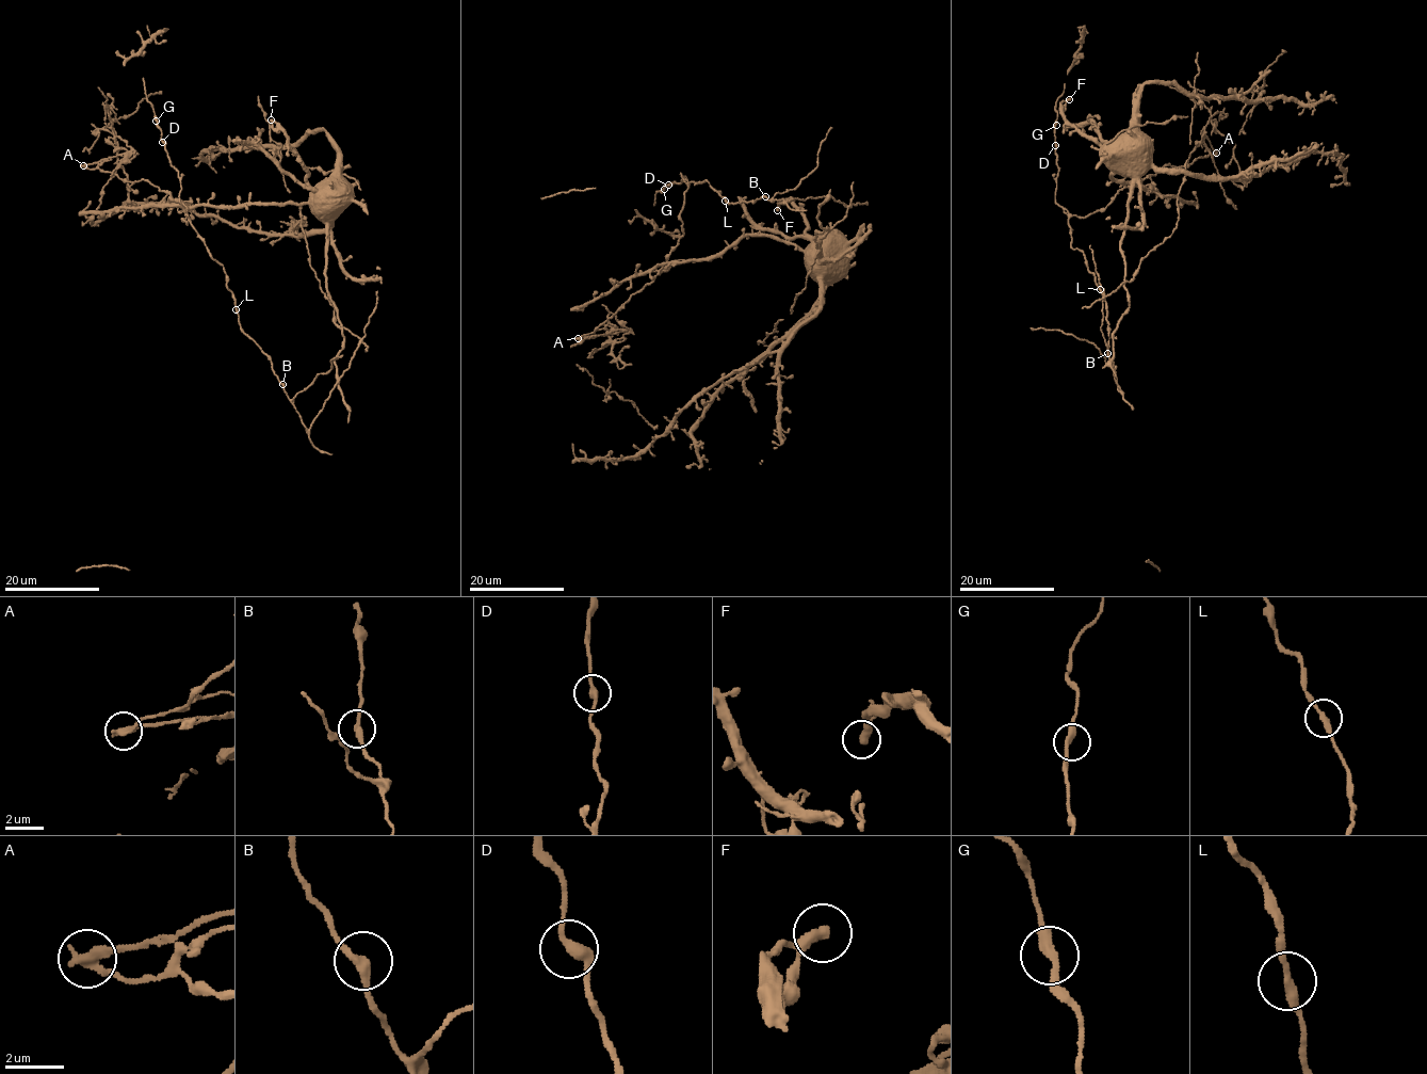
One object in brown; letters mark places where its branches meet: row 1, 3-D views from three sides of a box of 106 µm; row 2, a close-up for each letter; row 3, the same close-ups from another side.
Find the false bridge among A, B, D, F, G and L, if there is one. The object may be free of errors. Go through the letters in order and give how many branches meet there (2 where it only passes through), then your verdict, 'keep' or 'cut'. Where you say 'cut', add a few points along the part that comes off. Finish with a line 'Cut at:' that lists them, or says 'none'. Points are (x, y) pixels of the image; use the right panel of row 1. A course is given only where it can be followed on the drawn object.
A: 2 branches meet; cut
B: 2 branches meet; keep
D: 2 branches meet; keep
F: 2 branches meet; keep
G: 2 branches meet; keep
L: 2 branches meet; keep
Cut at: A

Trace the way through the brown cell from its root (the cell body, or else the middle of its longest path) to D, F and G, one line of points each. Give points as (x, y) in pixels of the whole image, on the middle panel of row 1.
D: (819, 233), (820, 257), (743, 235), (660, 272), (682, 235), (688, 186), (681, 173), (668, 185)
F: (819, 233), (815, 231), (814, 237), (821, 256), (806, 233), (806, 215), (790, 201), (783, 201), (777, 210)
G: (819, 233), (820, 257), (743, 235), (660, 272), (682, 235), (688, 186), (681, 173), (664, 189)

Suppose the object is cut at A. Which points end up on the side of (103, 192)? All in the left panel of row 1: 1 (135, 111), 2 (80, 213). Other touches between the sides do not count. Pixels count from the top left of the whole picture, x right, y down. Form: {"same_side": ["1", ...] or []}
{"same_side": ["1"]}

